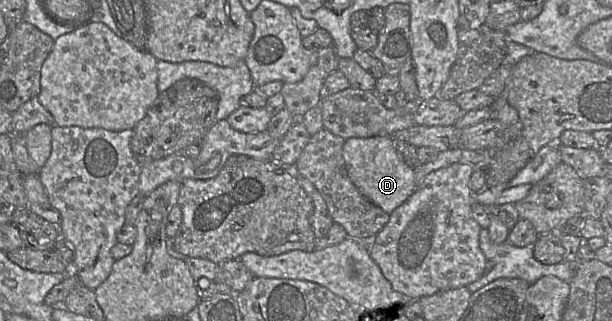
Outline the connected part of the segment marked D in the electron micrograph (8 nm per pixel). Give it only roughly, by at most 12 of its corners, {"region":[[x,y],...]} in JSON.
{"region":[[389,135],[346,139],[353,184],[388,214],[416,189]]}

